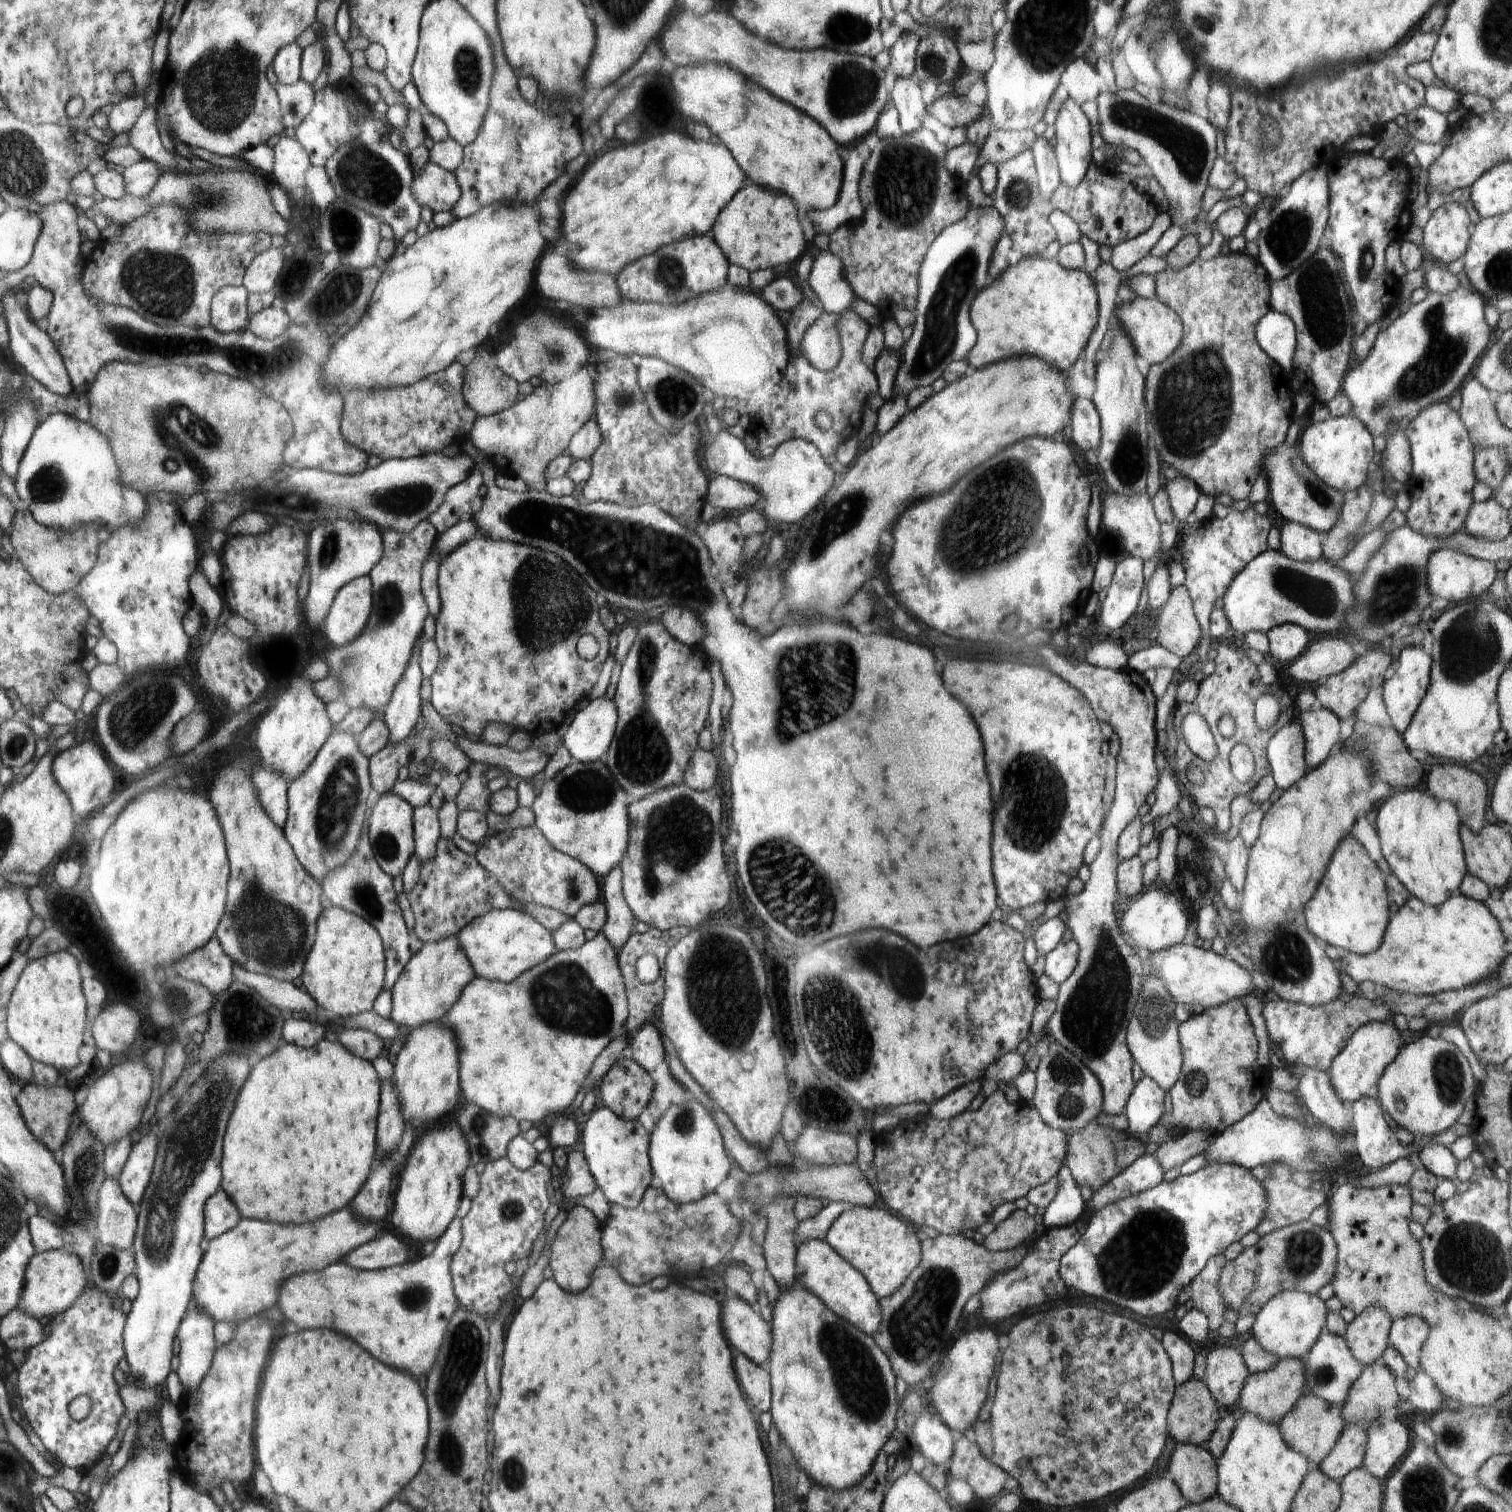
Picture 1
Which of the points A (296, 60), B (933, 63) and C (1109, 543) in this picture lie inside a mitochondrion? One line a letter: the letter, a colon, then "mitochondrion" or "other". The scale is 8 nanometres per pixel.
A: other
B: mitochondrion
C: other

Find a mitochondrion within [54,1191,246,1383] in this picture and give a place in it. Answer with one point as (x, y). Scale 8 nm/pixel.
(108, 1264)

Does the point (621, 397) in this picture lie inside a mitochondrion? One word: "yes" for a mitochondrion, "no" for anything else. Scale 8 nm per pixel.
yes

